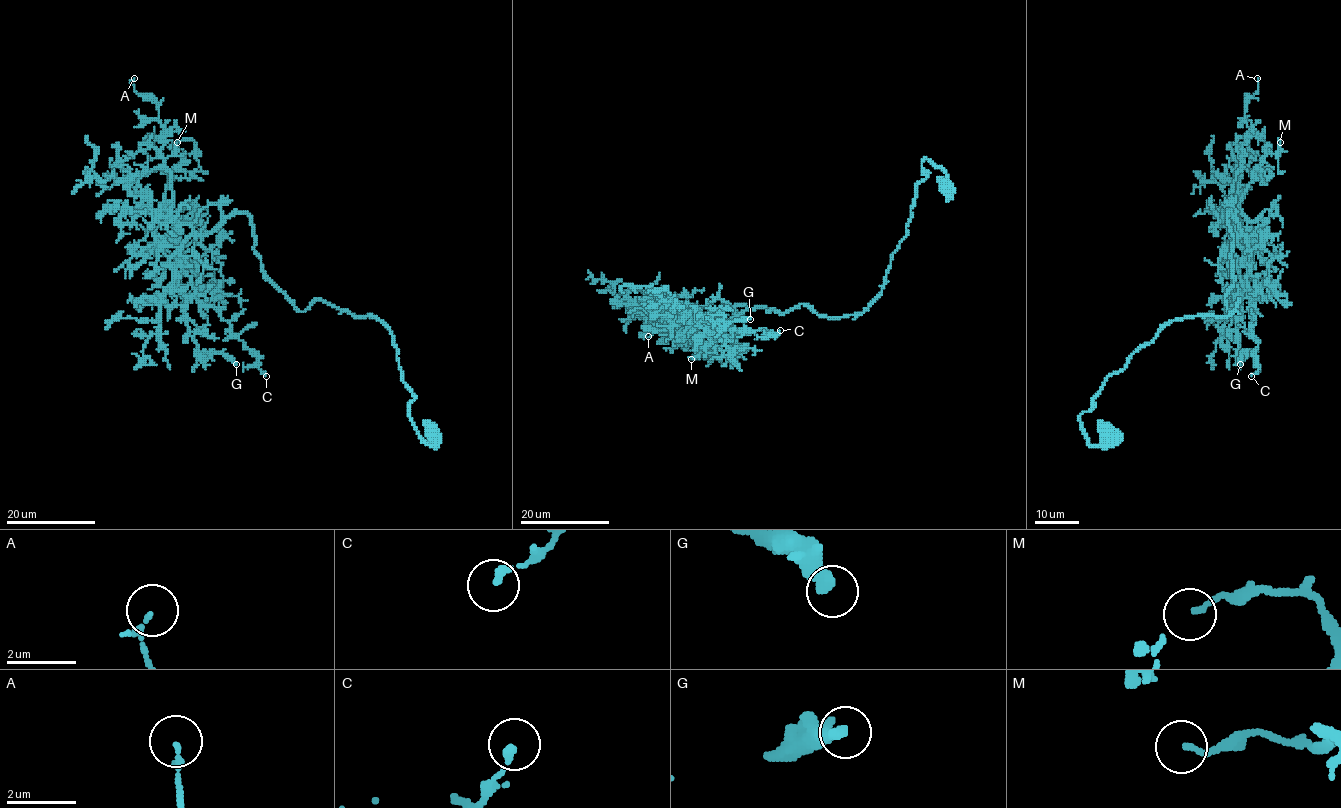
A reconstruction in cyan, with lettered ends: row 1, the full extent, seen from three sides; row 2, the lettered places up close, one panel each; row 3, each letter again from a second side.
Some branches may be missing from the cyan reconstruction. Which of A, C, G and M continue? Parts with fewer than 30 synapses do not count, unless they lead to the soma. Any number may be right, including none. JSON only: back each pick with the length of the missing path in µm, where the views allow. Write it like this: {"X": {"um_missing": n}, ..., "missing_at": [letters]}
{"missing_at": []}

